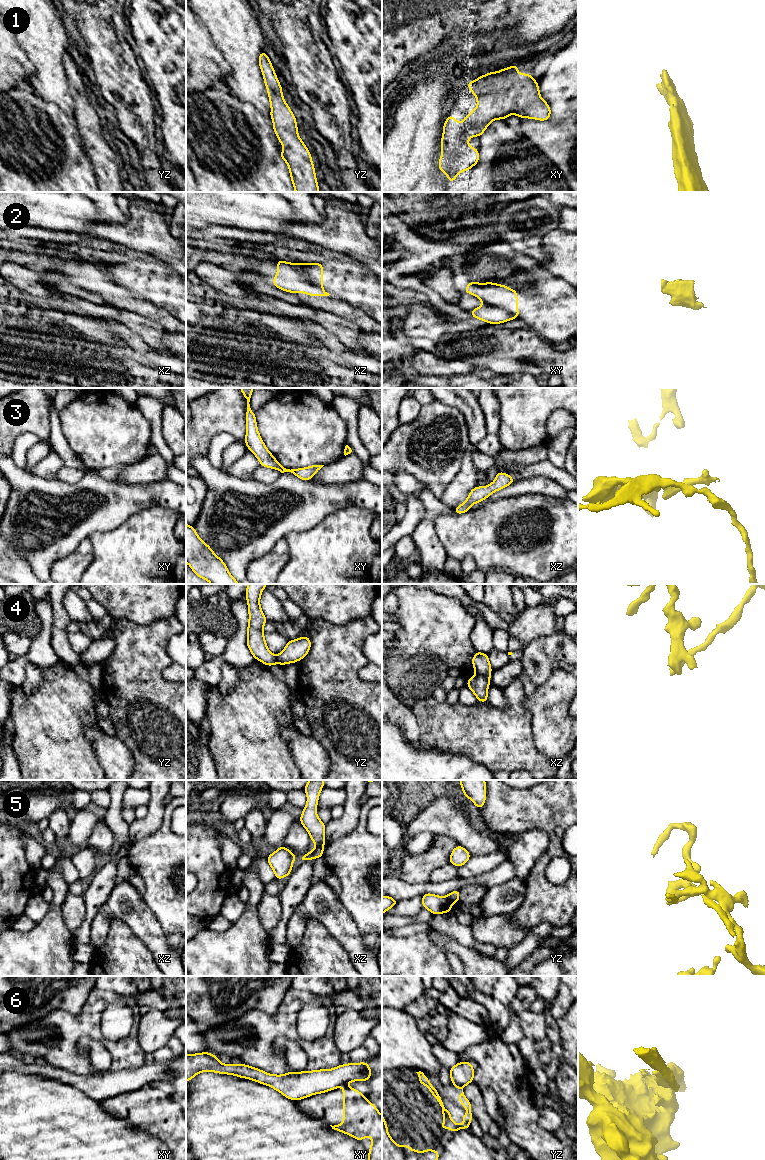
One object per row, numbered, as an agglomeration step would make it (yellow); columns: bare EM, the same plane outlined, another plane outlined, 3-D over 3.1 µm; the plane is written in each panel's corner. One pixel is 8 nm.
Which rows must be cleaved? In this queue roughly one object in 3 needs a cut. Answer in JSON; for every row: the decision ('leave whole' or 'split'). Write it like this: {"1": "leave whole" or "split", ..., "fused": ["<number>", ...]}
{"1": "leave whole", "2": "split", "3": "leave whole", "4": "split", "5": "split", "6": "split", "fused": ["2", "4", "5", "6"]}

